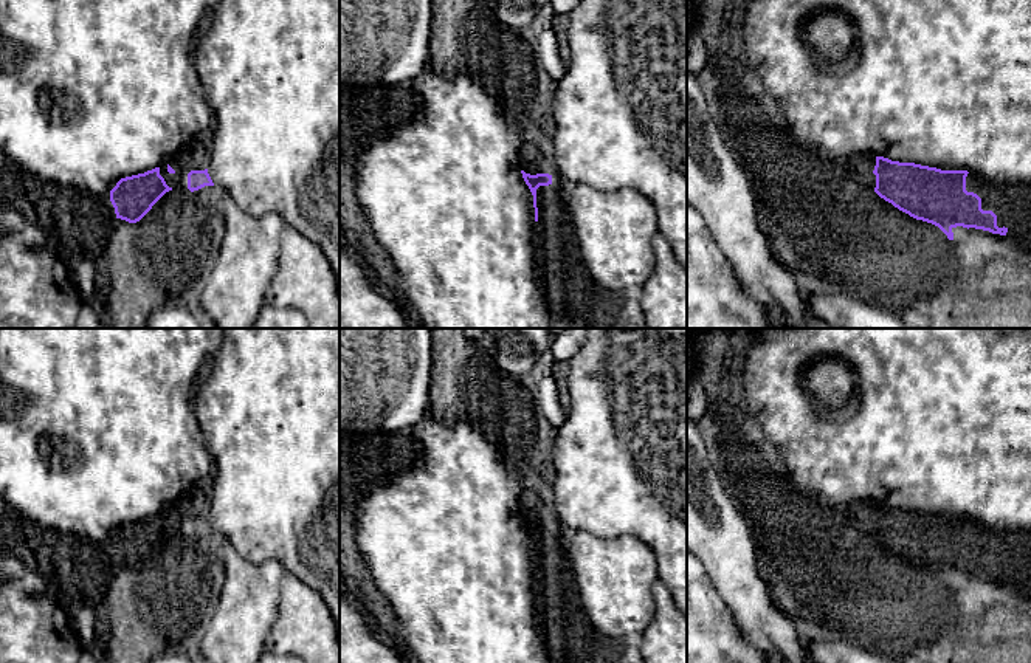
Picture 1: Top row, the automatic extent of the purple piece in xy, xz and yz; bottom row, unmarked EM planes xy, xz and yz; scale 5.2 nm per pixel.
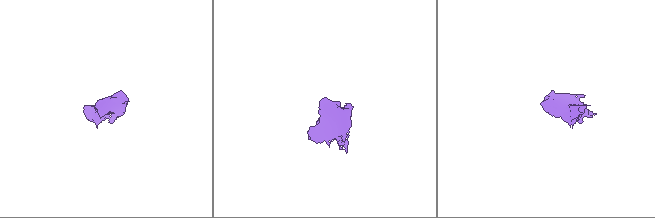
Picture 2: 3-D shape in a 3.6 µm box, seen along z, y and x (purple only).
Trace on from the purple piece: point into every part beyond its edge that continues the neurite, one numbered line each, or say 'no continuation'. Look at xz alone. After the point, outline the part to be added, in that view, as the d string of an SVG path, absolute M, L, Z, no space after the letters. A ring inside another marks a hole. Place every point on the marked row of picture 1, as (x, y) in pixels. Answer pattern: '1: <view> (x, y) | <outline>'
1: xz (535, 158) | M532 136L521 150L519 167L530 175L553 173L549 147L540 136Z

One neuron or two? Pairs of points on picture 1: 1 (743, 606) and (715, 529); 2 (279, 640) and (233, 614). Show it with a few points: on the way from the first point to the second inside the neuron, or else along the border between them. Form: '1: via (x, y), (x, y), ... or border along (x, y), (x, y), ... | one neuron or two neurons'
1: via (741, 587), (724, 547) | one neuron
2: border along (278, 598), (278, 614), (264, 646) | two neurons

